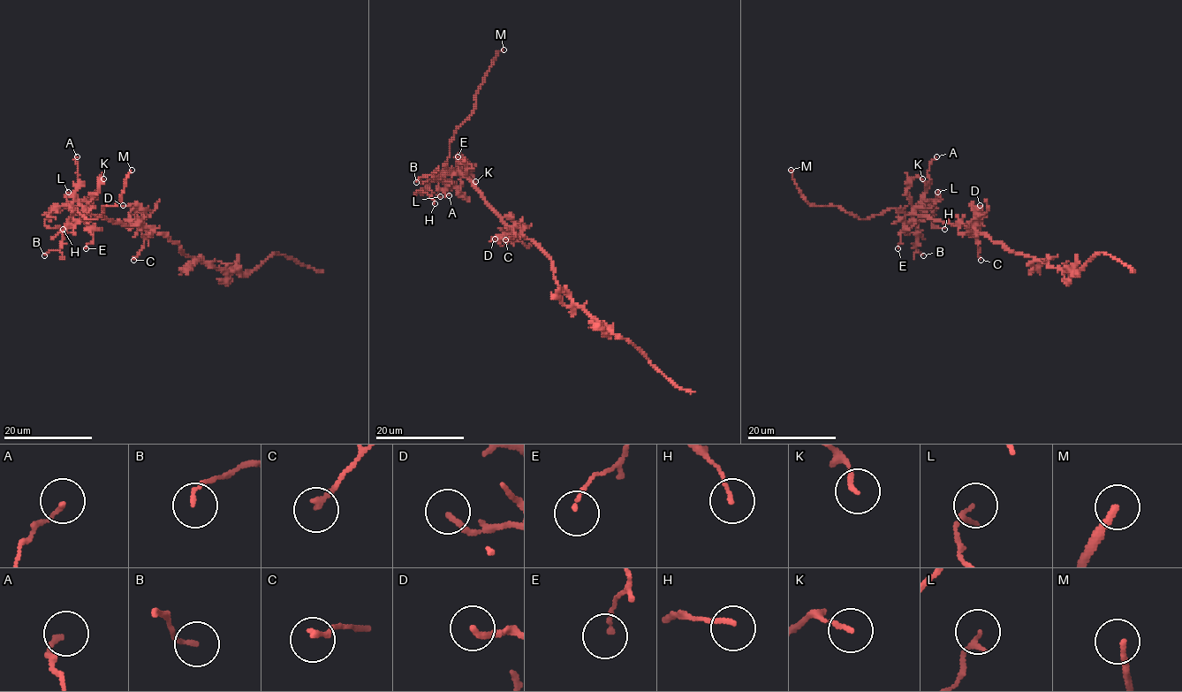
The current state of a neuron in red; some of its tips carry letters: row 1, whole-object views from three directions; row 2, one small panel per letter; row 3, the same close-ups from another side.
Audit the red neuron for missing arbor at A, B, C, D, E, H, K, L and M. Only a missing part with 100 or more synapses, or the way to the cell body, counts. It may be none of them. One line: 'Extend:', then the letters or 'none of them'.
Extend: M

